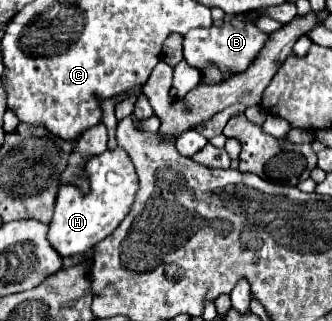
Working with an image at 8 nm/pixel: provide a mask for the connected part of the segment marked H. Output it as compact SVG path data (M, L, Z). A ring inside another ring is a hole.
M116 148L114 152L106 150L104 154L90 158L84 170L92 184L88 194L80 194L76 186L62 186L56 196L56 212L50 222L48 242L62 258L84 254L100 240L110 236L128 214L138 190L138 174L132 166L132 160L122 148Z

